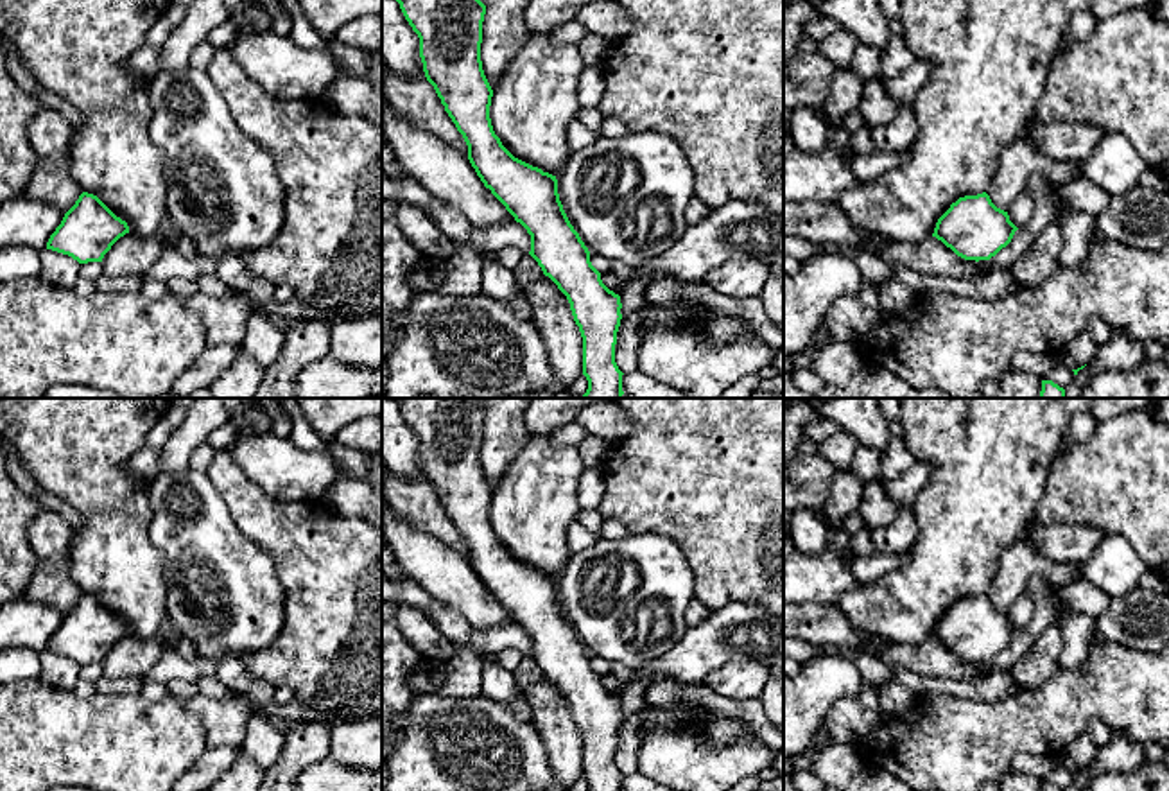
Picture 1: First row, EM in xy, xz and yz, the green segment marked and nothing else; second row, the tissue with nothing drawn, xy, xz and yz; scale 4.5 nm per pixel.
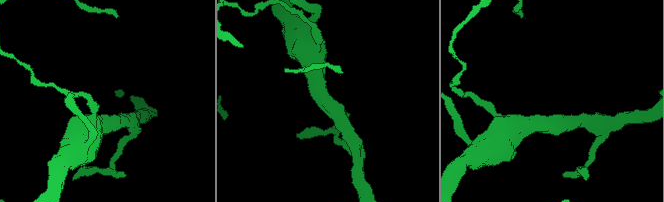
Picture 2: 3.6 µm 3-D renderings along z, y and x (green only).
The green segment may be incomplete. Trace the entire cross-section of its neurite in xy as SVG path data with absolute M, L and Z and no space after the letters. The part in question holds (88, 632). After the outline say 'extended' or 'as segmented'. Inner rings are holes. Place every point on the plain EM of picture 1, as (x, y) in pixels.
M82 594L50 637L47 651L68 656L79 665L102 664L111 648L126 635L129 635L126 622L97 597Z | as segmented

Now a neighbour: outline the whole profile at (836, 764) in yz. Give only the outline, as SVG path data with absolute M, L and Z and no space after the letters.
M827 744L819 750L810 771L825 787L846 787L861 766L862 761L853 746Z

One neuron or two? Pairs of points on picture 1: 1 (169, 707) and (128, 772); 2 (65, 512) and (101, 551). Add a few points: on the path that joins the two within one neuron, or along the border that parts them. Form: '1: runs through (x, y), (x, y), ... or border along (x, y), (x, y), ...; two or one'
1: runs through (165, 723), (137, 756); one
2: border along (52, 495), (58, 495), (76, 512), (79, 530); two

